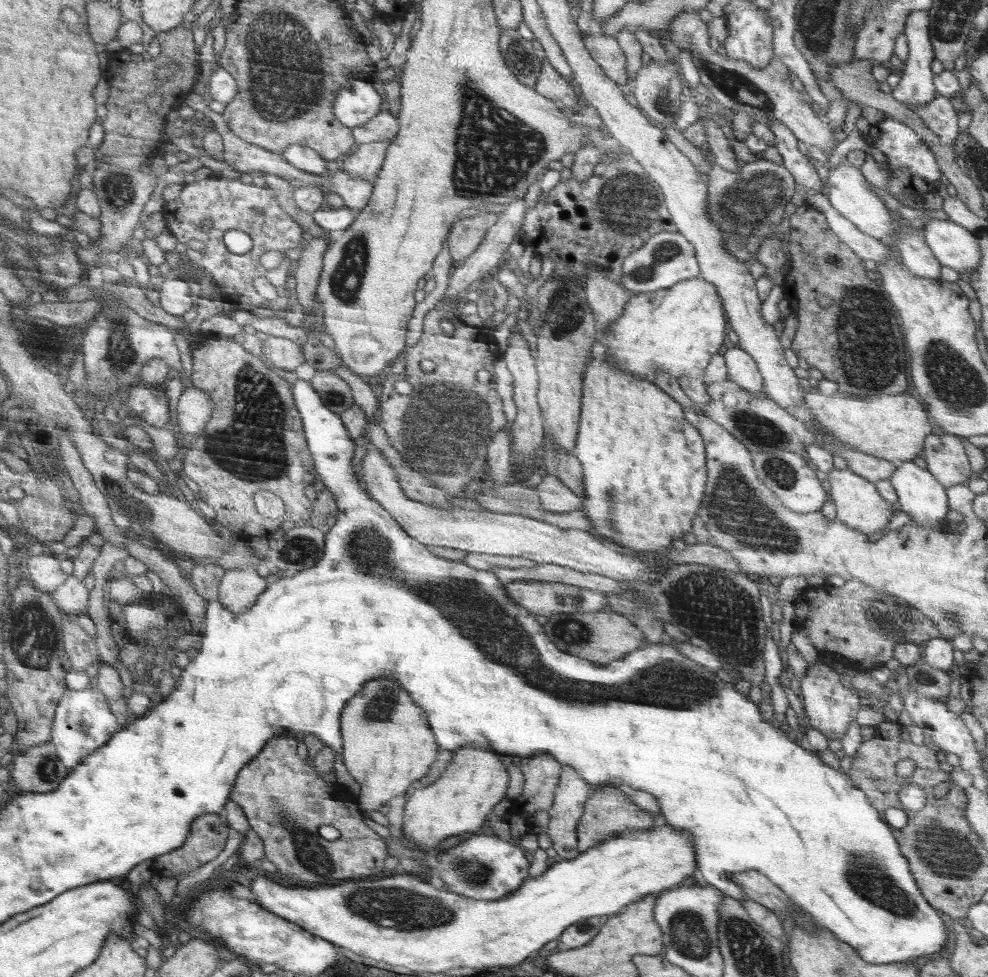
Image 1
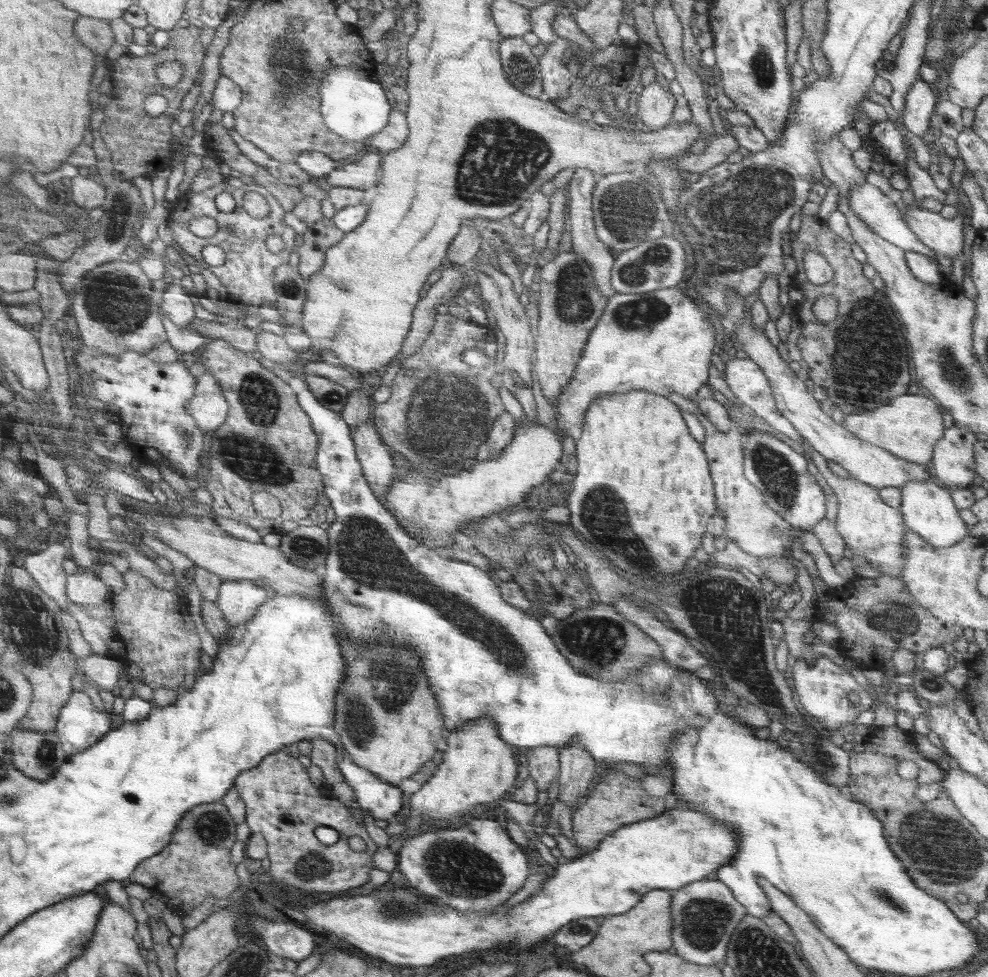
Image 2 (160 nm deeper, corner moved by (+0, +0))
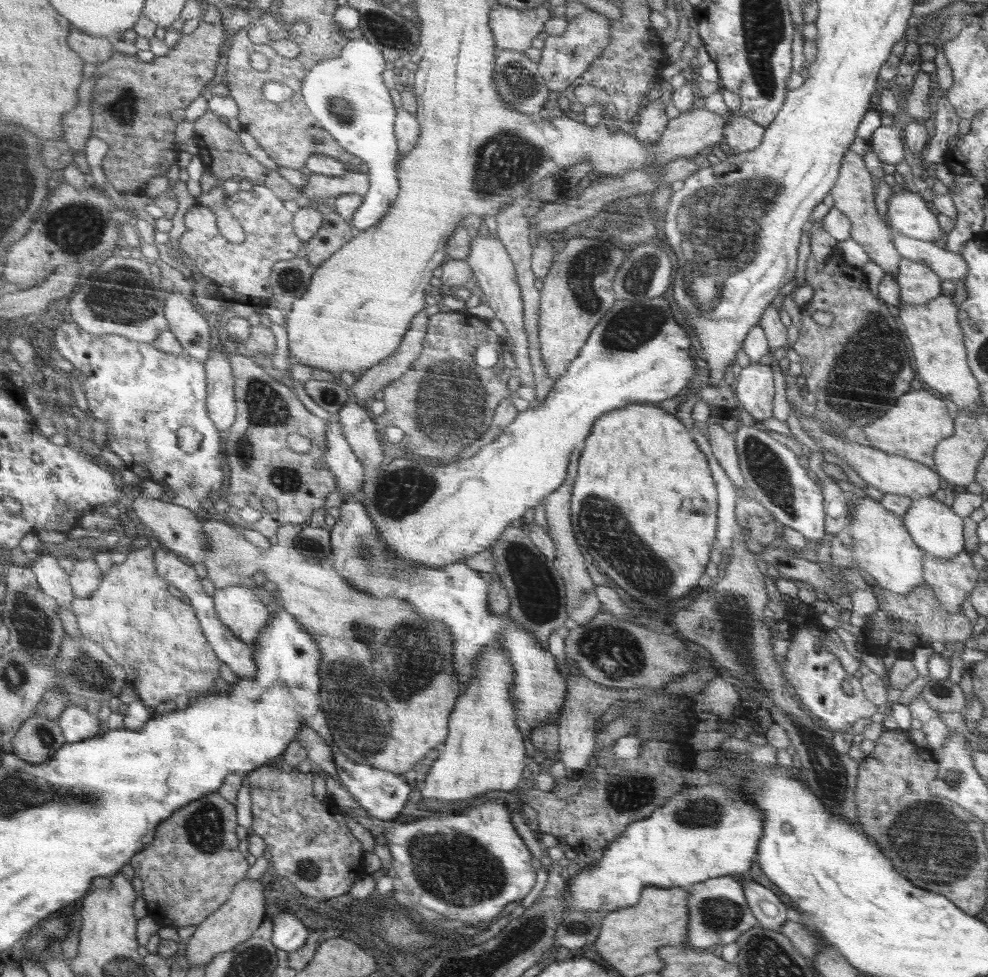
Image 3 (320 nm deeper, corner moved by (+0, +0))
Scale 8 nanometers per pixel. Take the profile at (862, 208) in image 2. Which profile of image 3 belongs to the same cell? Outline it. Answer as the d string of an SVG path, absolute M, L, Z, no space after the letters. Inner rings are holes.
M889 225L889 228L891 230L893 244L896 246L897 252L901 254L901 258L909 258L910 260L929 265L929 267L933 269L933 271L936 272L939 277L942 277L943 281L951 280L953 282L957 282L958 280L964 279L967 276L969 267L962 256L958 256L957 253L952 253L943 250L942 248L938 248L938 246L935 246L933 242L915 240L912 237L904 236L901 234L901 232L893 230L892 225Z

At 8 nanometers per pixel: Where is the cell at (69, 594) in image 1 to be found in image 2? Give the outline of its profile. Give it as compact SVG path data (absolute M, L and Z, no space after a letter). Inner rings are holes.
M79 569L69 576L68 598L72 604L100 606L110 600L114 584L105 582L95 569Z

